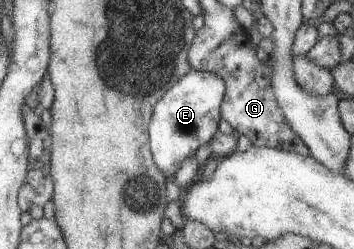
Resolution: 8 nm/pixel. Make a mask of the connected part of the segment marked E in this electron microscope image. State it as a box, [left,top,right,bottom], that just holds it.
[149,69,225,182]

